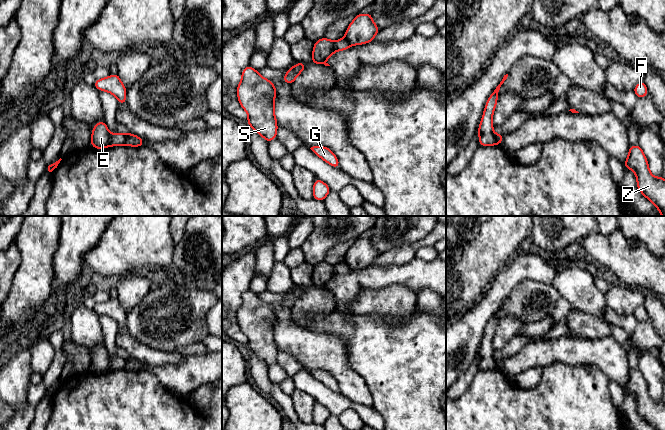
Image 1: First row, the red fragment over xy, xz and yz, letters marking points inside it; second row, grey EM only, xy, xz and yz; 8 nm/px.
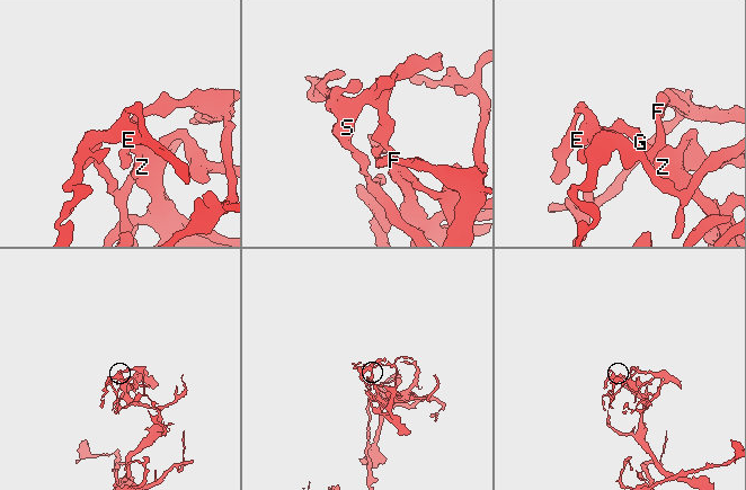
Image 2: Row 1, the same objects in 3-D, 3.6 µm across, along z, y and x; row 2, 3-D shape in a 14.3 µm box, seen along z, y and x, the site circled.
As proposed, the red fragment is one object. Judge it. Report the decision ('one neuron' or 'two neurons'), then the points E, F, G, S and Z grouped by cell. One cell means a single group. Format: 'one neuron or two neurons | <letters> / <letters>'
two neurons | E F S / G Z

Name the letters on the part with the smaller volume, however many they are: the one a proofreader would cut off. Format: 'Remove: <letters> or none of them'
Remove: E, F, S

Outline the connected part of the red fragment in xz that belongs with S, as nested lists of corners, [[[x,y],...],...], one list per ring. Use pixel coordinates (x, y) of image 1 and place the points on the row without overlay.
[[[250,289],[242,295],[237,311],[241,331],[248,337],[247,346],[268,367],[277,362],[274,322],[277,315],[272,305],[262,301]]]

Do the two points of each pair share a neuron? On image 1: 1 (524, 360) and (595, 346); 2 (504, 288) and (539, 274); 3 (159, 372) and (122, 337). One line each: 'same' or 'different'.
1: same
2: same
3: different

